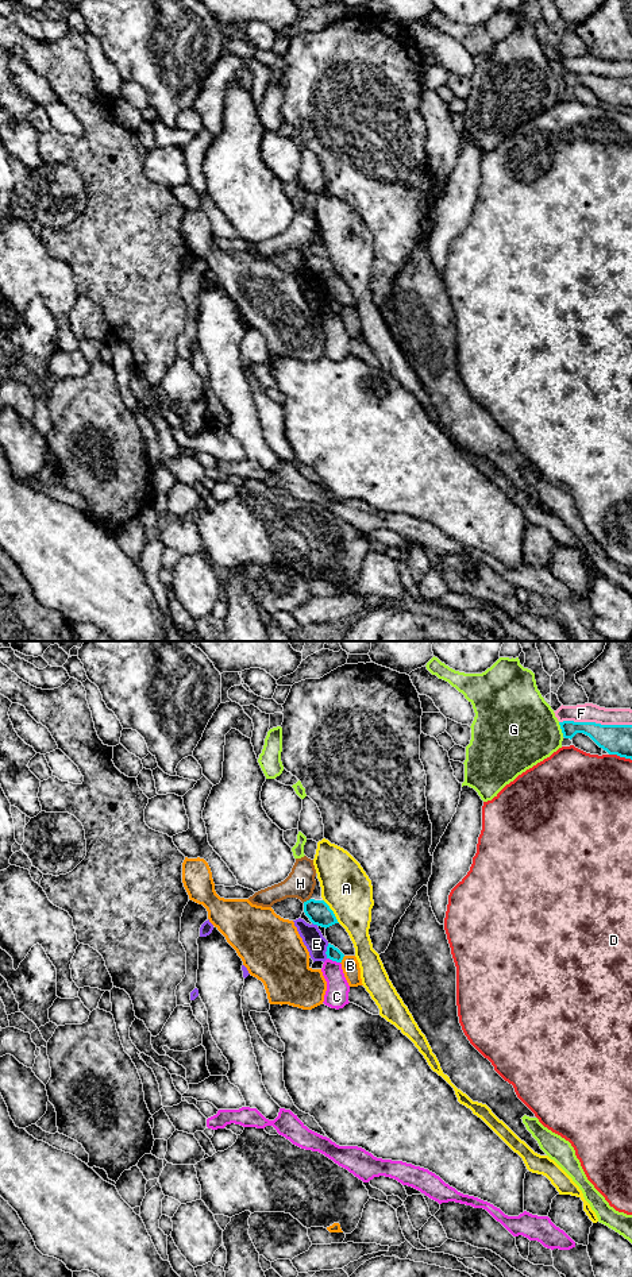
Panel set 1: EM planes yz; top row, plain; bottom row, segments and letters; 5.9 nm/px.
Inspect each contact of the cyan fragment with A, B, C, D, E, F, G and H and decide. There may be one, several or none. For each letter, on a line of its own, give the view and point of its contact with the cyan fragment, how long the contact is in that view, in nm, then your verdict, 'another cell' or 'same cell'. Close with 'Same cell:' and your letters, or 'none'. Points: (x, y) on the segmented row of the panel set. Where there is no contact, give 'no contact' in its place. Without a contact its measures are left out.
A: contact yz (332, 911); length 170 nm; another cell
B: contact yz (342, 959); length 50 nm; another cell
C: contact yz (334, 960); length 90 nm; another cell
D: contact yz (620, 756); length 140 nm; another cell
E: contact yz (327, 951); length 90 nm; another cell
F: contact yz (594, 722); length 440 nm; another cell
G: contact yz (561, 728); length 90 nm; another cell
H: contact yz (307, 901); length 50 nm; another cell
Same cell: none

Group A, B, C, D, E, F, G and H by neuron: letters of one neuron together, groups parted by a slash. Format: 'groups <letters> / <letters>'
groups A / B / C / D / E / F / G / H

